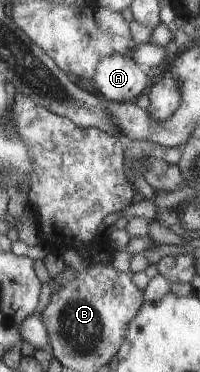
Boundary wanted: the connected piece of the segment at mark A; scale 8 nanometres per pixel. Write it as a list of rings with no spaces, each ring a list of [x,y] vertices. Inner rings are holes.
[[[111,54],[97,66],[95,82],[100,96],[111,102],[135,102],[149,91],[151,70],[123,54]]]

